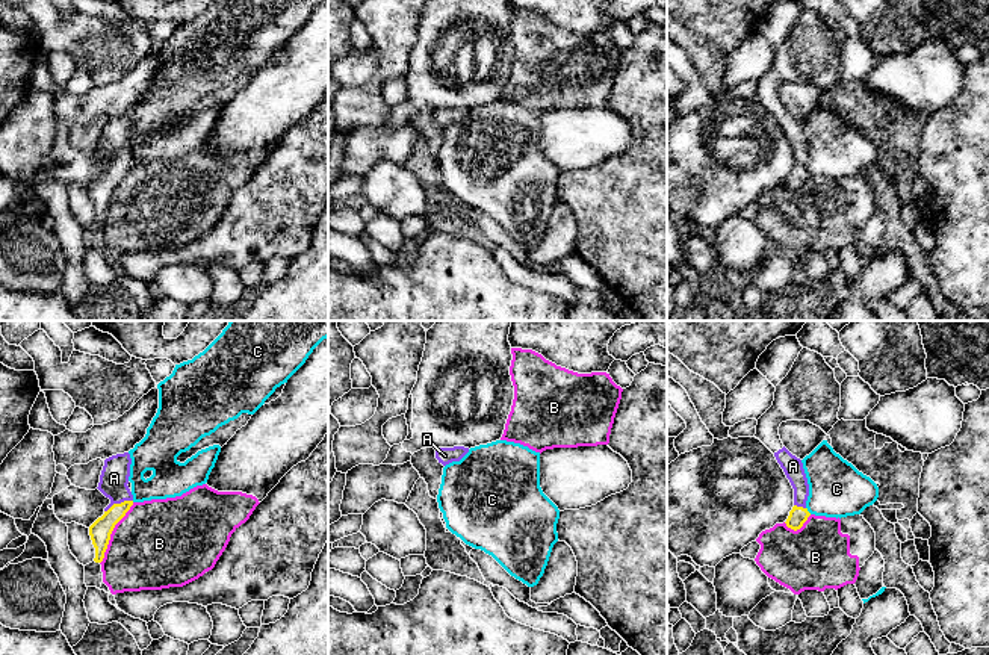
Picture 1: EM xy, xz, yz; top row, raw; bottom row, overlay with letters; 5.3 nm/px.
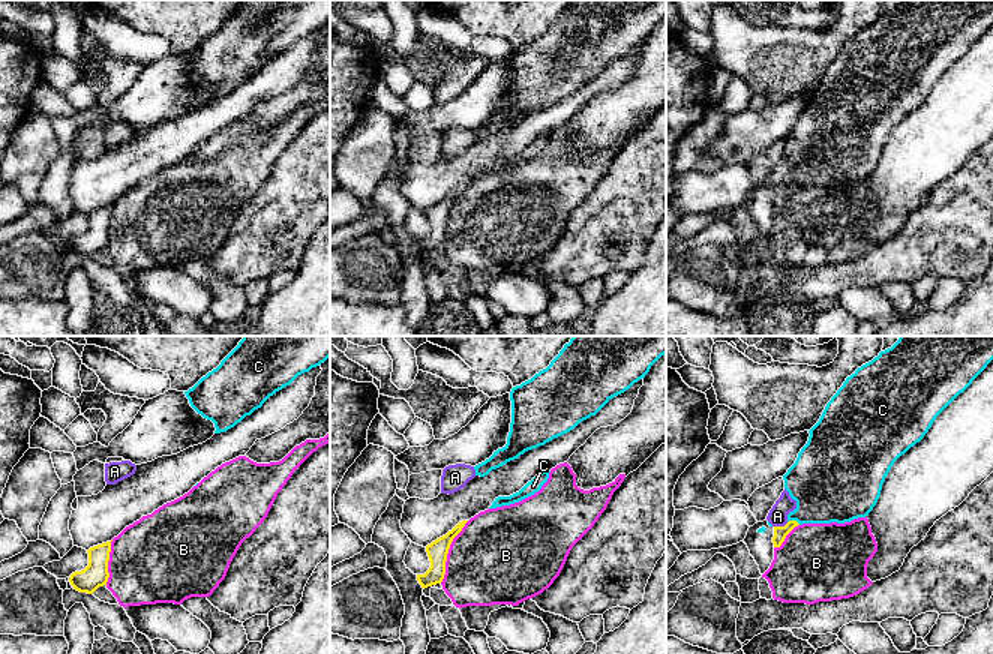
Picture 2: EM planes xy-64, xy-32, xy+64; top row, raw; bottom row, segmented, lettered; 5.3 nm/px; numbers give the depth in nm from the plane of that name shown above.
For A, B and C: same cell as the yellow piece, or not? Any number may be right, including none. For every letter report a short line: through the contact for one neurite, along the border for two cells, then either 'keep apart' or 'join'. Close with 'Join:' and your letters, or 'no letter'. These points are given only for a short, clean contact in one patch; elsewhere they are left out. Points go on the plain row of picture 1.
A: line xy (100, 192), (118, 165), (114, 139); join
B: keep apart
C: line yz (806, 168), (811, 174); keep apart
Join: A

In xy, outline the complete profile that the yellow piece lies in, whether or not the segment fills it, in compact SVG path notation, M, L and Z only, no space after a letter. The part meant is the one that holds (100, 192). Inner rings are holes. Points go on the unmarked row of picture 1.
M129 113L116 115L104 121L98 151L110 160L104 175L89 188L89 197L95 209L95 224L101 224L115 186L133 166L133 156L129 150L132 120Z

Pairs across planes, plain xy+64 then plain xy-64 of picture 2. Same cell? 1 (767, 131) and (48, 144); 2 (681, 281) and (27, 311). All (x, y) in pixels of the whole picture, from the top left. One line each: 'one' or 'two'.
1: two
2: two

